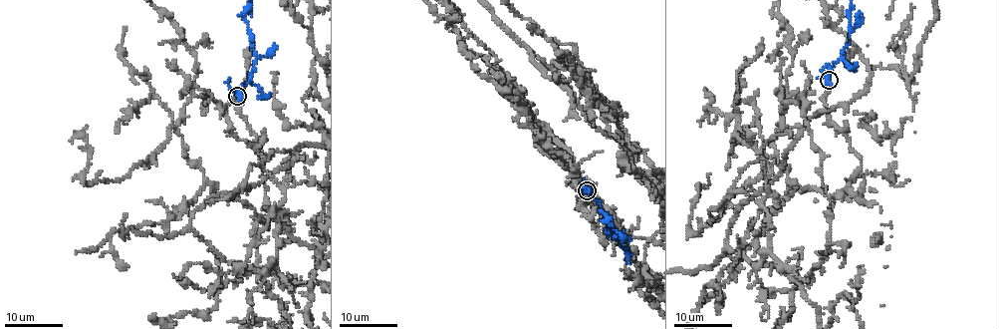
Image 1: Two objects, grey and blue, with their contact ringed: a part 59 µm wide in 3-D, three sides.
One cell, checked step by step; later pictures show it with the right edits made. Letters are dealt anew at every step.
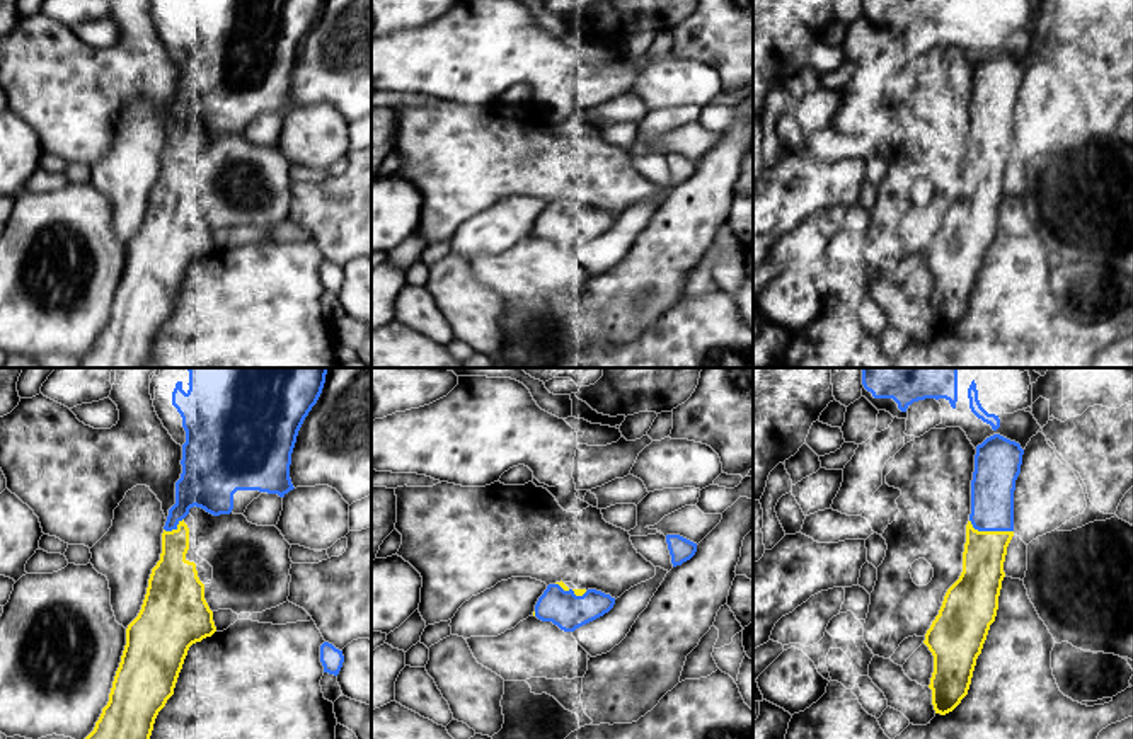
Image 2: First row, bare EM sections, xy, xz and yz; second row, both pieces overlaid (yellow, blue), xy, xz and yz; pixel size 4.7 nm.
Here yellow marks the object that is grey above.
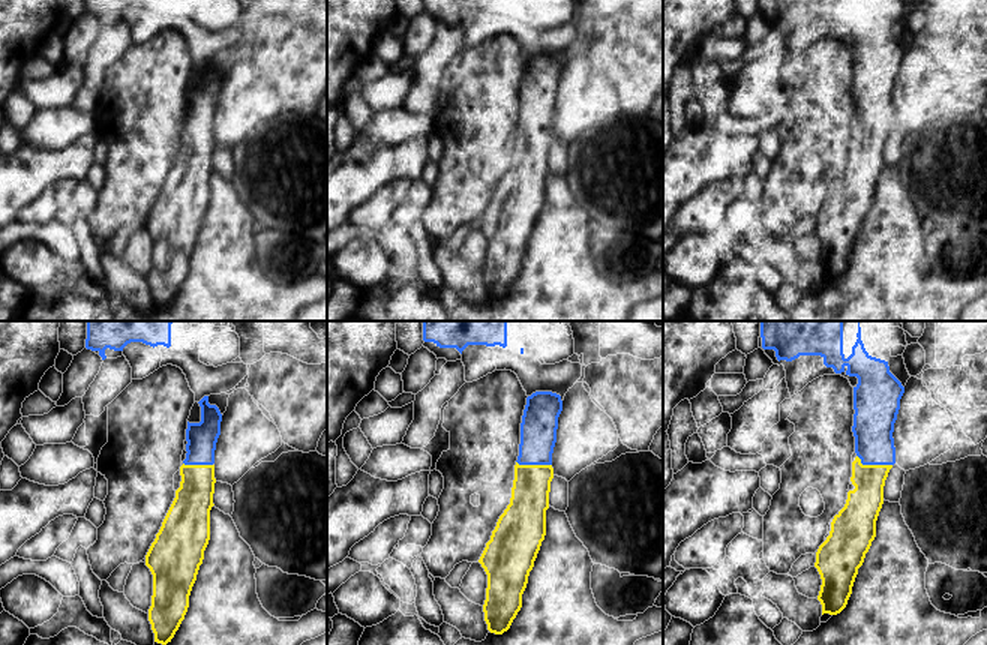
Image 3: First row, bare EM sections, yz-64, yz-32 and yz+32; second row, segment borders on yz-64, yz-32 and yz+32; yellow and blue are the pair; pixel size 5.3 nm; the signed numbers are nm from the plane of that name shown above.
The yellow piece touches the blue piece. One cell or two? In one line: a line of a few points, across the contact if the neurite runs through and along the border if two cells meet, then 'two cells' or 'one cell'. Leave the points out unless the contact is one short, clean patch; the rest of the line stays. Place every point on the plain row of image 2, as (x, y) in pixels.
one cell

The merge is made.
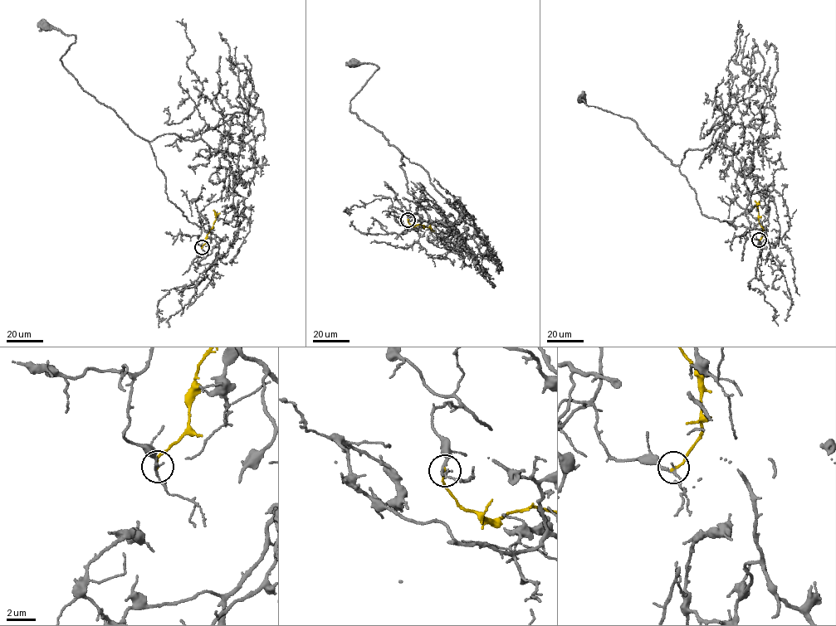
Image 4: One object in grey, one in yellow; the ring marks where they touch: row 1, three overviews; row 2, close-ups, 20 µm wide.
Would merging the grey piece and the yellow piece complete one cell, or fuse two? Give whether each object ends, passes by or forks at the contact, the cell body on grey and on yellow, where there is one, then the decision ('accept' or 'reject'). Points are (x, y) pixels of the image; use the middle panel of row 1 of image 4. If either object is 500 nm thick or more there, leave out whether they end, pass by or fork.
grey passes by | yellow ends | grey (354, 63) | yellow none | reject

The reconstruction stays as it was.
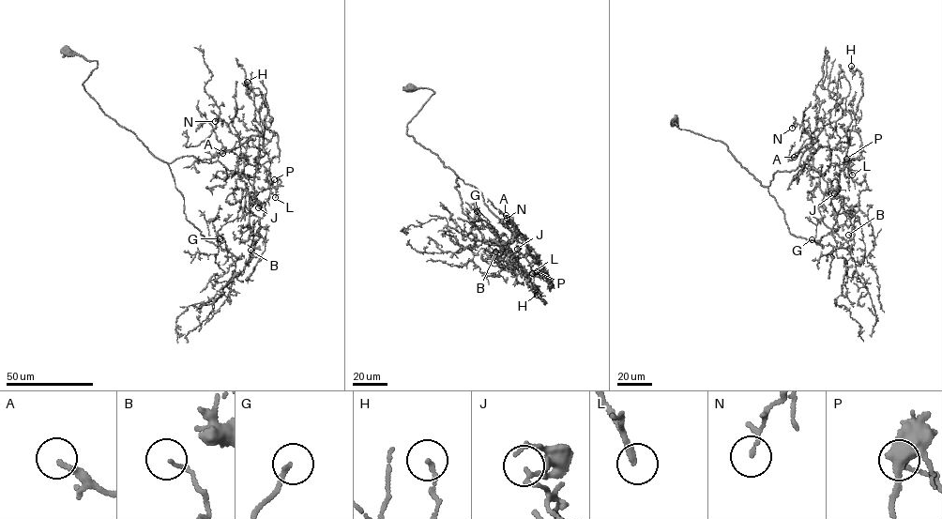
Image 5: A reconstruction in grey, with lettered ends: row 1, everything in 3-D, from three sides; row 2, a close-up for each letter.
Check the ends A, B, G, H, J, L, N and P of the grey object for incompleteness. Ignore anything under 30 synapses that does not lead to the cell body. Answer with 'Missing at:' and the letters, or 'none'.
Missing at: A, G, L

